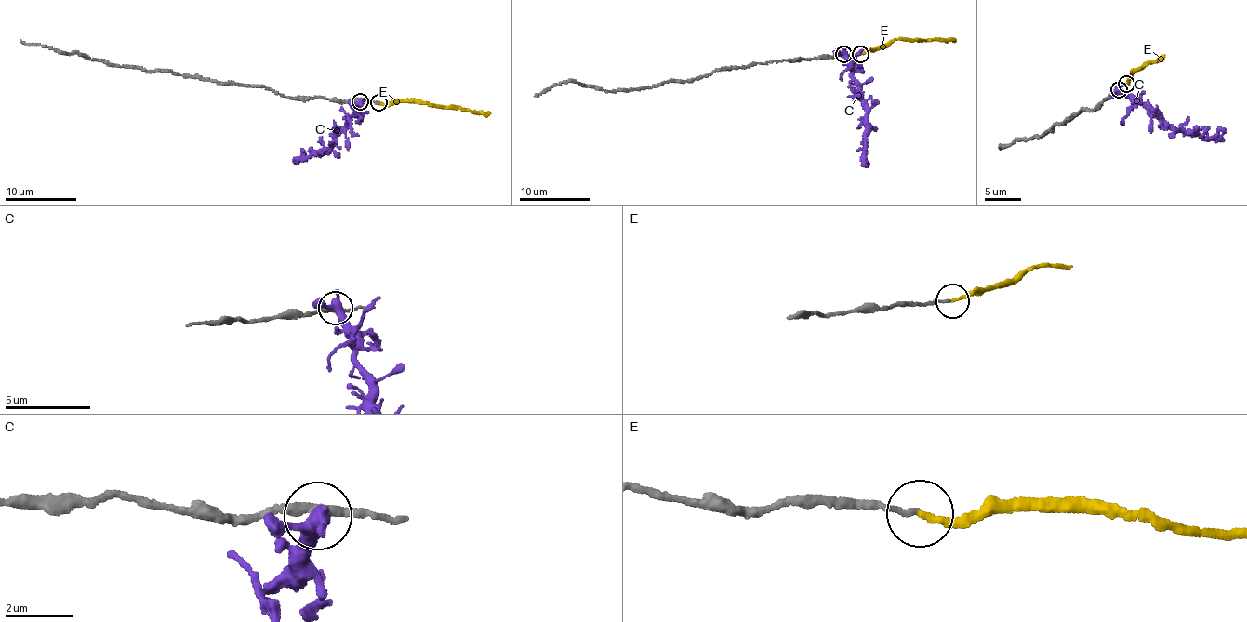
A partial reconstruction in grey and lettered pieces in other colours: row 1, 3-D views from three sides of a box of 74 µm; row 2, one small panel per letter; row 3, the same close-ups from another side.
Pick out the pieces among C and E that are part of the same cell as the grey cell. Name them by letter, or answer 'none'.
E

